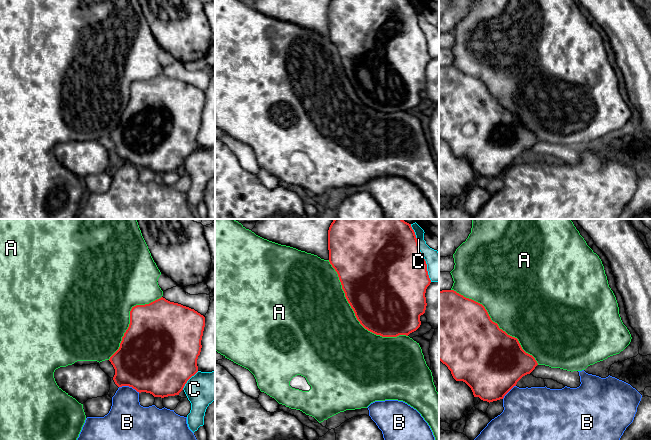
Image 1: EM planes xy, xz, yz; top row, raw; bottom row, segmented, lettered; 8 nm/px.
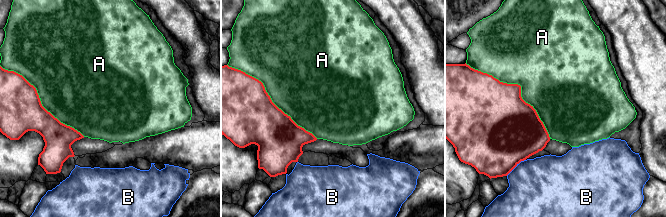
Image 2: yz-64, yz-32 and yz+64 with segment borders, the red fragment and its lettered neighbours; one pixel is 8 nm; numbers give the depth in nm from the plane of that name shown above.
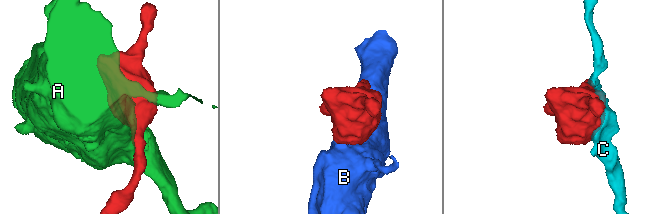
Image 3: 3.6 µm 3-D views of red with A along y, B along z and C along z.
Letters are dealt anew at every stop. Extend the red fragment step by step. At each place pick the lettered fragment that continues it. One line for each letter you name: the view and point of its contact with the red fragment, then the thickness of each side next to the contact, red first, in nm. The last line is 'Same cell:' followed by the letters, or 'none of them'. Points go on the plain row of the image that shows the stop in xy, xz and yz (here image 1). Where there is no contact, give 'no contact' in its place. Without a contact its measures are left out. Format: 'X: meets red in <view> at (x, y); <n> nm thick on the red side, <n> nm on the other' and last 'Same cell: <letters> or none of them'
Same cell: none of them

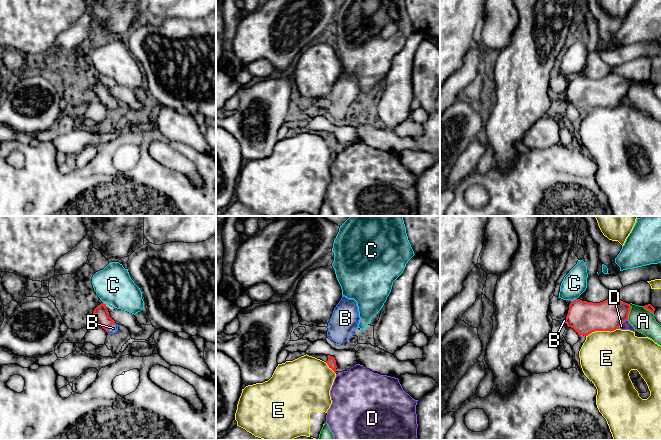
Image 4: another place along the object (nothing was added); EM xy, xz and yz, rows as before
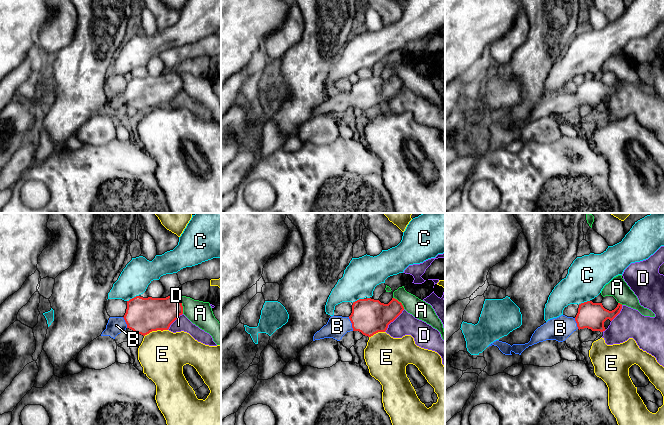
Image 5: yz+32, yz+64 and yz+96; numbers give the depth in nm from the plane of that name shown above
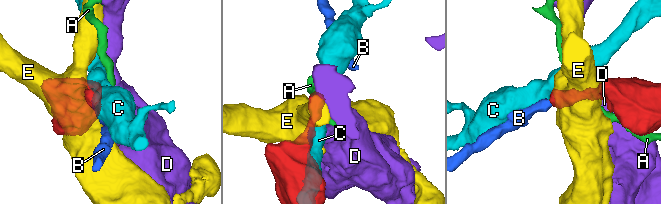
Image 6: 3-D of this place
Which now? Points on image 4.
B: meets red in xy at (109, 101); 120 nm thick on the red side, 70 nm on the other
Same cell: B

